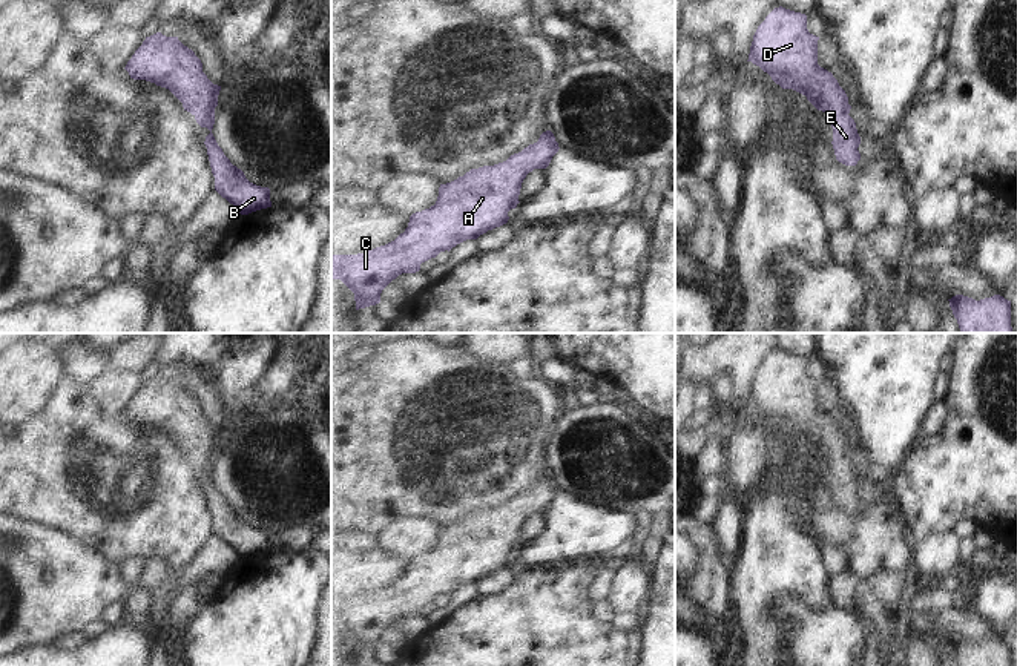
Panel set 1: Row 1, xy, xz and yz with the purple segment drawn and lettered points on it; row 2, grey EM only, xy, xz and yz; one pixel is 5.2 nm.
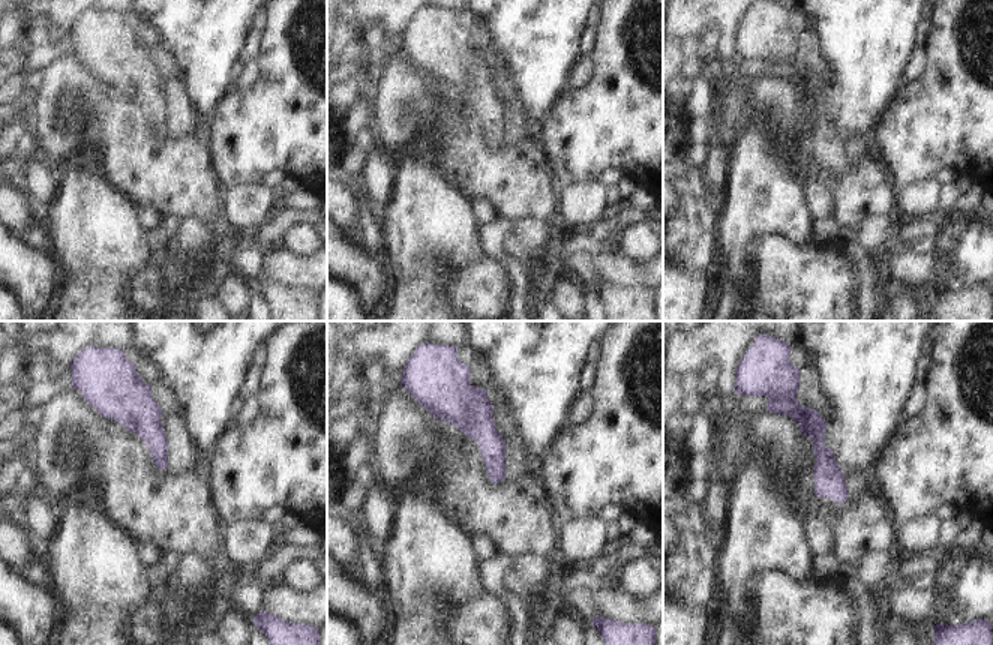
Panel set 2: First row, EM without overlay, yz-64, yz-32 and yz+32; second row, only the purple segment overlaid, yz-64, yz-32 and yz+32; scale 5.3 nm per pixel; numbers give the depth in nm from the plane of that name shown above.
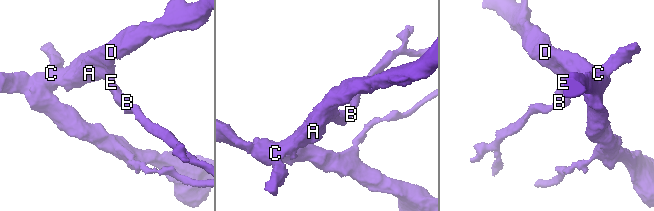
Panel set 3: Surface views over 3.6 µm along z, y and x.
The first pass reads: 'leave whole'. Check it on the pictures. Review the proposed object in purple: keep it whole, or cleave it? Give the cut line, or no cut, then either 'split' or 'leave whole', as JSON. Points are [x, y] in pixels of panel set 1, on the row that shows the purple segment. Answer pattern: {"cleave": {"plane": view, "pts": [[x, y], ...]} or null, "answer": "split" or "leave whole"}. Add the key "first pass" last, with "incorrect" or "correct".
{"cleave": null, "answer": "leave whole", "first pass": "correct"}

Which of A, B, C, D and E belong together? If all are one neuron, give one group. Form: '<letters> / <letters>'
A B C D E

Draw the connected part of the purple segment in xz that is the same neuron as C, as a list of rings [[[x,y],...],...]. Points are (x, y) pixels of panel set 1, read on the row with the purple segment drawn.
[[[551,130],[540,135],[538,141],[506,161],[471,169],[457,180],[440,184],[434,206],[410,216],[408,227],[394,241],[357,255],[331,255],[331,279],[341,279],[353,293],[356,310],[380,302],[382,290],[402,273],[416,273],[420,264],[436,258],[440,252],[451,250],[466,239],[508,223],[508,212],[515,209],[522,183],[534,169],[546,169],[558,152],[558,143]]]

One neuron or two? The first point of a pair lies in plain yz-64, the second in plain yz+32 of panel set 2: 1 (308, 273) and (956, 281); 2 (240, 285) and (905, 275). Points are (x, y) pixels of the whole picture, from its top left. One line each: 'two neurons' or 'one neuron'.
1: one neuron
2: two neurons

